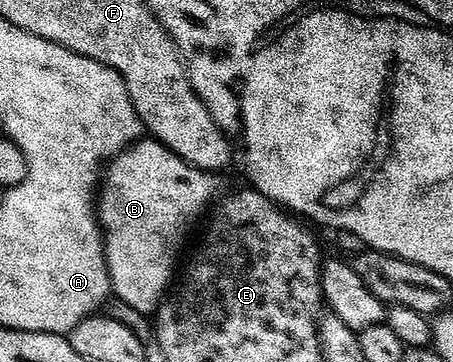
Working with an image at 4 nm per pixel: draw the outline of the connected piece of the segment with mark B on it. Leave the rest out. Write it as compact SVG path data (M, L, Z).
M153 137L143 138L109 164L100 191L106 264L113 294L132 305L132 309L153 316L162 306L172 287L170 278L174 275L178 254L190 230L219 198L218 183L214 179L217 178L211 172L193 167Z

